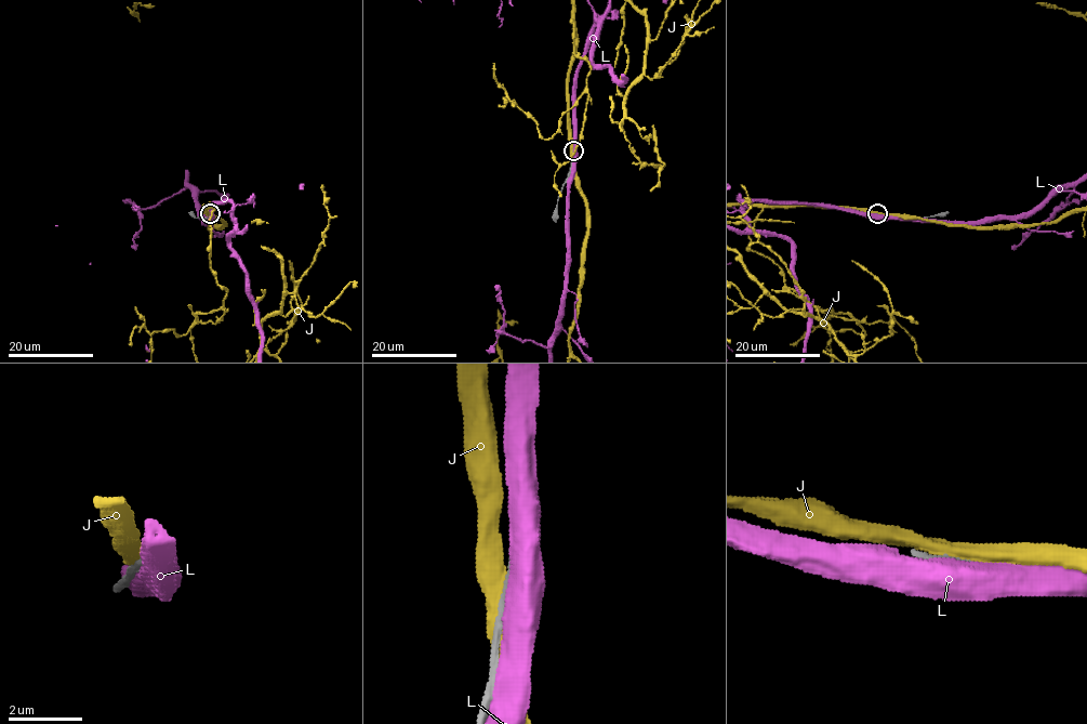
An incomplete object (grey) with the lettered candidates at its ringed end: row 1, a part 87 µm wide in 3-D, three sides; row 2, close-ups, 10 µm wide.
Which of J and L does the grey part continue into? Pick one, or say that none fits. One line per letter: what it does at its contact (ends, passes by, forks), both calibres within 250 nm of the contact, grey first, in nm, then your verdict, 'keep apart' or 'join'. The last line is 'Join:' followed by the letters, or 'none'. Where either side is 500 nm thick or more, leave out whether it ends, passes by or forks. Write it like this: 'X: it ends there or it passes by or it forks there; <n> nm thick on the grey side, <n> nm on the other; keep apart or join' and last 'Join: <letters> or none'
J: 150 nm thick on the grey side, 500 nm on the other; keep apart
L: 140 nm thick on the grey side, 550 nm on the other; keep apart
Join: none

